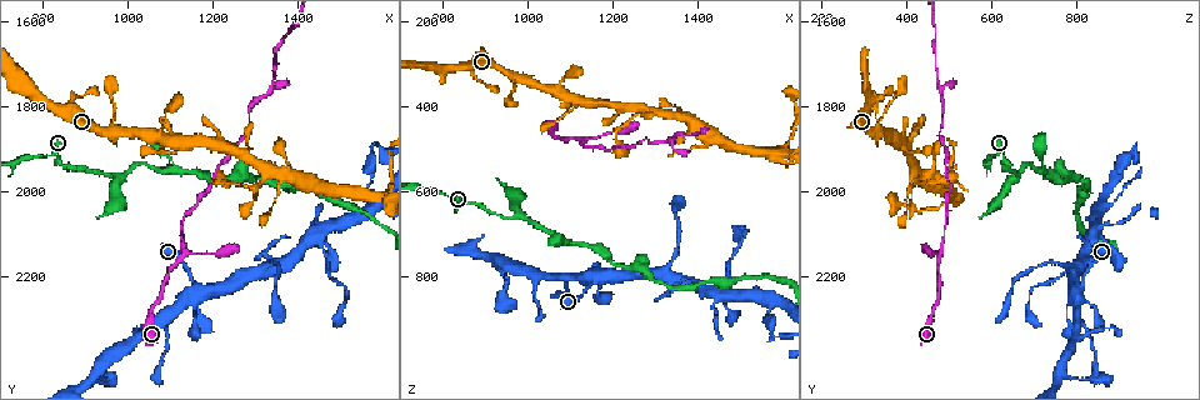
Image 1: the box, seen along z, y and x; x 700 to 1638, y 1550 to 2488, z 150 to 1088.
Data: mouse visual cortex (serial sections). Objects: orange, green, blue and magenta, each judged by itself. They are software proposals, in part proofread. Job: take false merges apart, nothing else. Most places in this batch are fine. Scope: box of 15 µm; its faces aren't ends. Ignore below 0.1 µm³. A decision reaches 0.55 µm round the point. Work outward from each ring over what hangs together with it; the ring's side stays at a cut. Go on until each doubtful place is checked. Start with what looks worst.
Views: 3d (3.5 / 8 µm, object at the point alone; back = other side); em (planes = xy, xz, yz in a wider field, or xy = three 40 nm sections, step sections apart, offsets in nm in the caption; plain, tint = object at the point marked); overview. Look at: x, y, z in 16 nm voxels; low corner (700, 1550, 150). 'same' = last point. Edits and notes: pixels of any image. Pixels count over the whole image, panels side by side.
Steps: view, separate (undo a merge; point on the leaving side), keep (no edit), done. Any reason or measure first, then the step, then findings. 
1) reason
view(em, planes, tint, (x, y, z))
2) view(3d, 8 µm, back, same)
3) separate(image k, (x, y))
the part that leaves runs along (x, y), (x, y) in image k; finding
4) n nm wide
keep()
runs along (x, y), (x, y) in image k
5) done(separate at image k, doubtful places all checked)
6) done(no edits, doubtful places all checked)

two arms in line, one across
view(3d, 8 µm, (1105, 1945, 720))

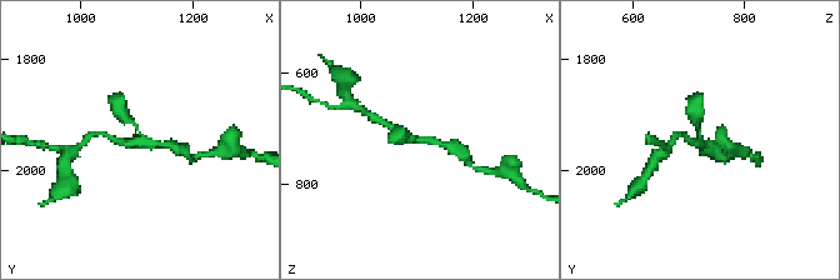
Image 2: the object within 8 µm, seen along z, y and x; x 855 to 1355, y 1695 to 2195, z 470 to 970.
closer look
view(3d, 3.5 µm, (1100, 1950, 715))

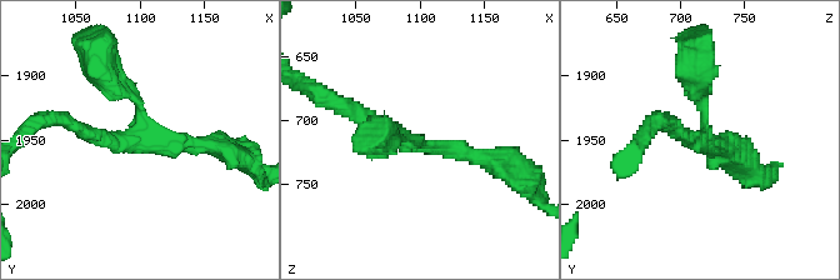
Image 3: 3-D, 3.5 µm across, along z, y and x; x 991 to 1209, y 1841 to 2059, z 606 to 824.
3 arms; arms of 200, 200, 250 nm; shape alone is not enough
view(em, xy, step 2, tint, (1100, 1950, 720))

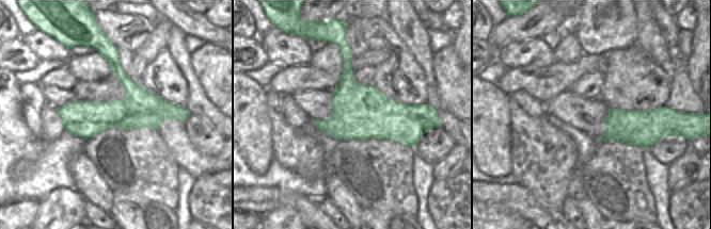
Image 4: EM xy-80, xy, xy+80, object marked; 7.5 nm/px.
keep()
runs along (104, 48), (155, 110), (183, 119) in image 4; all the same cell

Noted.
branch point
view(3d, 8 µm, back, (1135, 2135, 475))

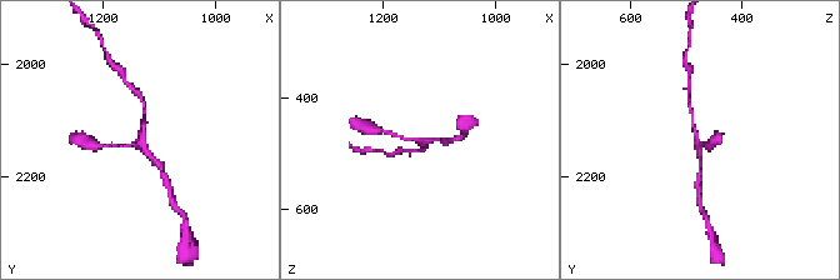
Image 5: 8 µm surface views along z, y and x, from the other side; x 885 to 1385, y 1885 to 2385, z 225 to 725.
view(3d, 3.5 µm, back, (1135, 2145, 475))

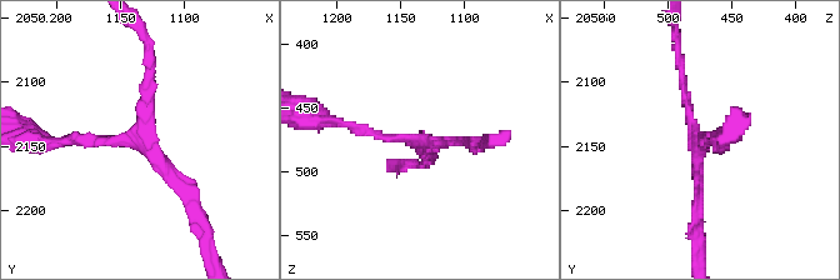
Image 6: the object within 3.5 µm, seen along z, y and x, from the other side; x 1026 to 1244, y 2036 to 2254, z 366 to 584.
need the tissue
view(em, xy, step 5, tint, (1134, 2144, 480))

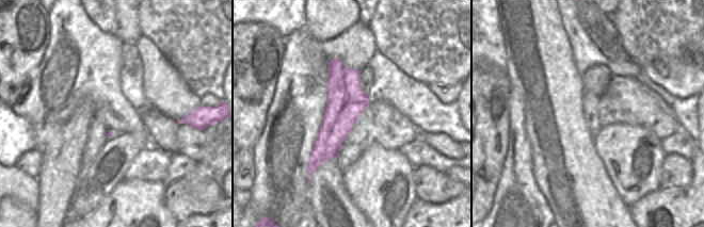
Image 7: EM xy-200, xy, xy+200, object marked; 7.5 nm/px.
keep()
runs along (191, 205), (141, 136), (149, 60) in image 6; all the same cell

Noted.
view(3d, 3.5 µm, (1345, 1740, 475))

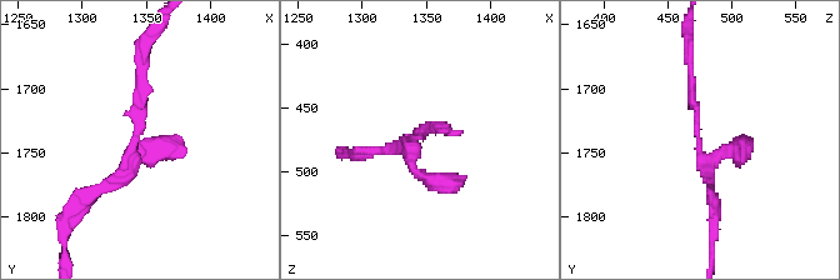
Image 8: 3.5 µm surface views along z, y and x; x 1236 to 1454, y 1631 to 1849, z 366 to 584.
view(em, xy, step 2, tint, (1342, 1742, 476))

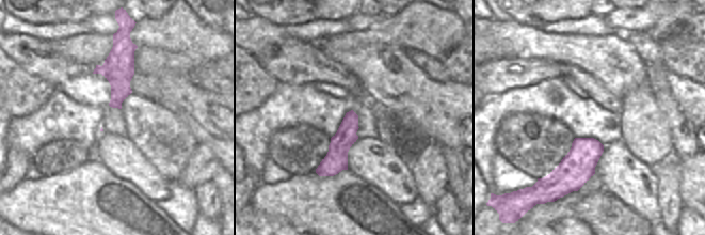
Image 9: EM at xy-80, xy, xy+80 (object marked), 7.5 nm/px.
keep()
runs along (351, 113), (337, 157), (321, 173) in image 9; one cell here

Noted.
done(no edits, doubtful places all checked)

